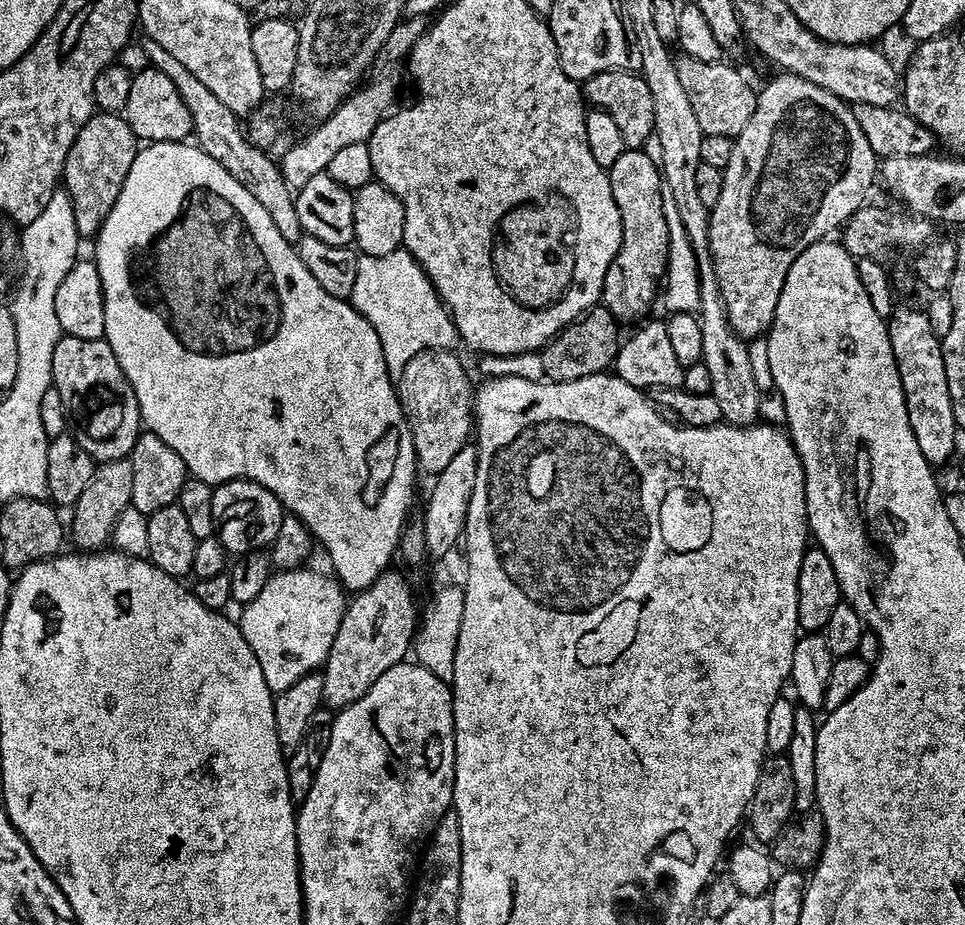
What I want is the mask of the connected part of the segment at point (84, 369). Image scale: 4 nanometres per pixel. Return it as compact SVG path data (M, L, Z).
M61 335L54 346L52 382L54 392L60 395L61 402L72 411L73 418L84 431L84 436L79 437L80 445L97 462L131 457L134 442L142 431L140 407L118 358L114 358L114 350L111 348L109 352L70 352L68 346L70 336Z

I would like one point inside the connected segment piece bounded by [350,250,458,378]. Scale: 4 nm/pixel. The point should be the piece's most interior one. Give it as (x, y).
(394, 293)

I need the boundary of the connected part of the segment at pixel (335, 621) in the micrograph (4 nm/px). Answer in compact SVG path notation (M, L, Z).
M280 570L268 577L261 593L243 605L241 616L238 616L240 632L246 638L250 650L254 650L254 658L258 658L258 666L262 666L262 678L266 678L266 686L274 694L286 691L298 678L317 671L328 659L334 638L338 634L338 626L344 617L346 607L345 589L331 575L315 576L308 570Z

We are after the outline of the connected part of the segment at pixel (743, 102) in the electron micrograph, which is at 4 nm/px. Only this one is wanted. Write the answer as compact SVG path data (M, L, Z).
M683 54L675 57L678 78L686 89L686 98L690 98L690 106L698 117L698 126L705 137L728 136L735 138L746 126L750 114L756 109L757 93L752 92L748 80L736 68L724 64L720 60L714 62L698 62L698 58L690 58Z

